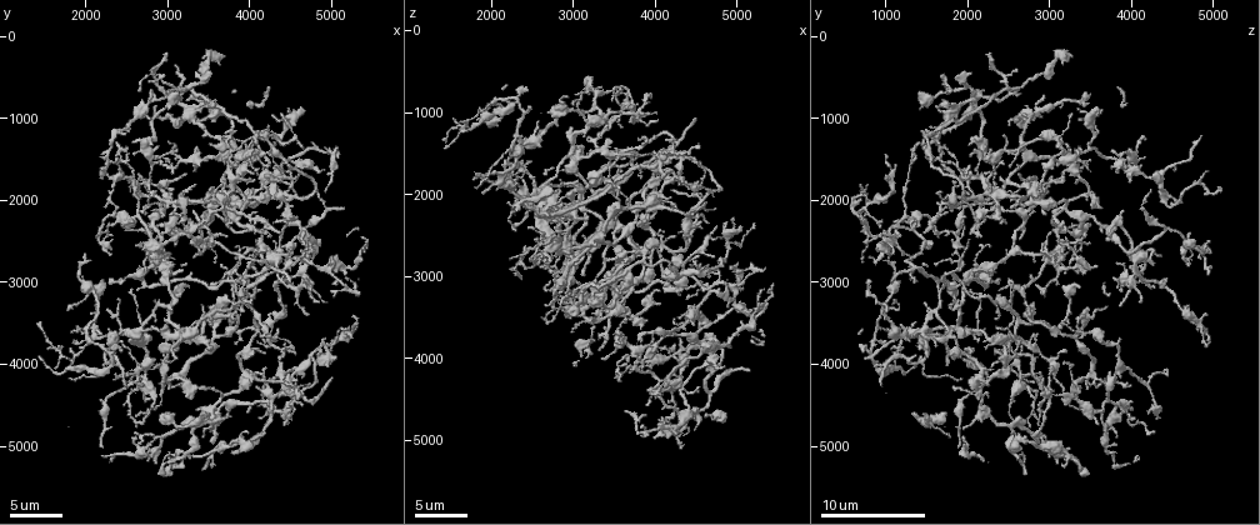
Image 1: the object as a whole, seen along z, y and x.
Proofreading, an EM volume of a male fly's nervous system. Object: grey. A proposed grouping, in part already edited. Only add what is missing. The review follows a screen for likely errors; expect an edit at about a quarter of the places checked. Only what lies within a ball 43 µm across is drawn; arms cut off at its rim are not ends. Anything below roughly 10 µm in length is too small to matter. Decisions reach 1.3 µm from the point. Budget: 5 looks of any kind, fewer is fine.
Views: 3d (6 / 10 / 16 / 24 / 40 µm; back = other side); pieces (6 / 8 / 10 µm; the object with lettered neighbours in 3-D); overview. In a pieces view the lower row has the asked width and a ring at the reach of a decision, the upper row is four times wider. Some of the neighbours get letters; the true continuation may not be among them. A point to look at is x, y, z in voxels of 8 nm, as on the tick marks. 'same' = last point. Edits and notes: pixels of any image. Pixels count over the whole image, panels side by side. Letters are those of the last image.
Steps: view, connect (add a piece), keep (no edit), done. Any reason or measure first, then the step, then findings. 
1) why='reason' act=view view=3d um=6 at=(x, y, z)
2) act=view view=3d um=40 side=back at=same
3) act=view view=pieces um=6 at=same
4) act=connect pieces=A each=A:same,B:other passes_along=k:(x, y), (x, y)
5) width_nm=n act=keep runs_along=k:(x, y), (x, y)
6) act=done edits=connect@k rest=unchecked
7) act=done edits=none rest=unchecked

why='an open end' act=view view=pieces um=6 at=(2700, 1700, 3200)

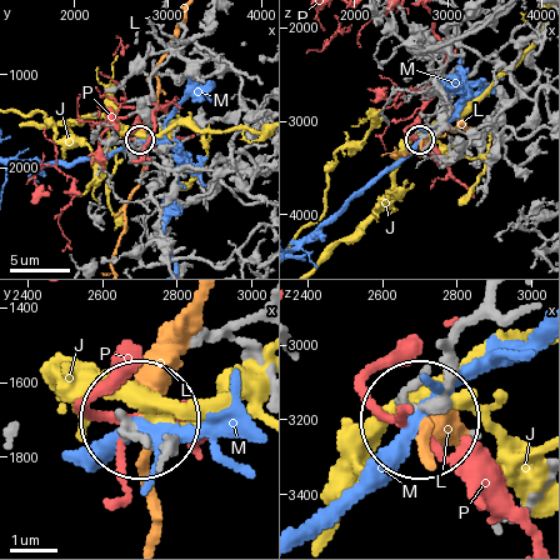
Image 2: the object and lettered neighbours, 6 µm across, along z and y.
width_nm=280 act=keep each=J:other,L:other,M:other,P:other runs_along=2:(484, 320), (416, 411) found='no lettered piece goes on from it'

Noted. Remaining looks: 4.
why='branch stops here' act=view view=3d um=6 at=(3550, 3750, 2250)

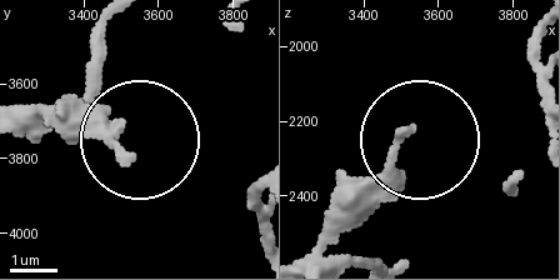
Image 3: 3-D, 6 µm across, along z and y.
act=view view=pieces um=8 at=(3510, 3800, 2230)

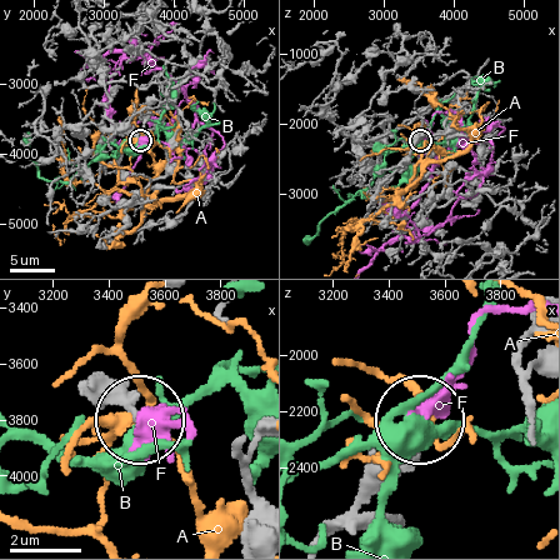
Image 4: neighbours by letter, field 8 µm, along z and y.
act=keep each=A:other,B:other,F:other found='none of them fits'

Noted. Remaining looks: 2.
act=view view=3d um=6 at=(1800, 4000, 1800)

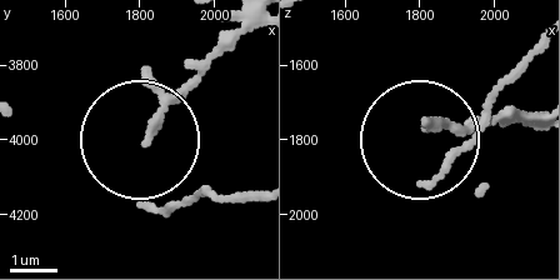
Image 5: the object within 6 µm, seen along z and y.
act=view view=pieces um=10 at=(1830, 4000, 1750)

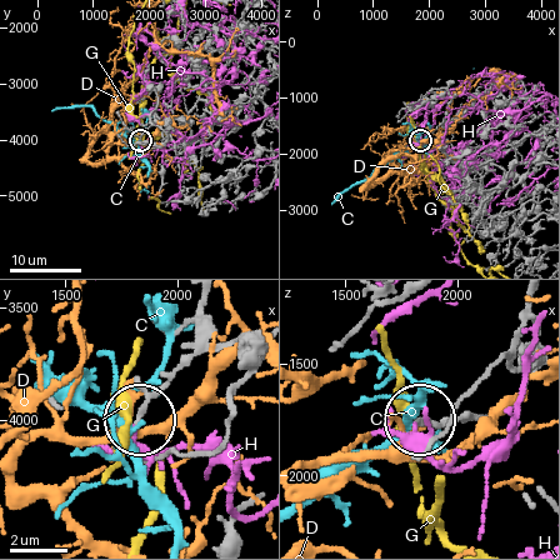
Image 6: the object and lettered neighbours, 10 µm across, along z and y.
act=keep each=C:other,D:other,G:other,H:other runs_along=6:(471, 420), (419, 420) found='no lettered piece goes on from it'

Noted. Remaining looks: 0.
act=done edits=none rest=unchecked

